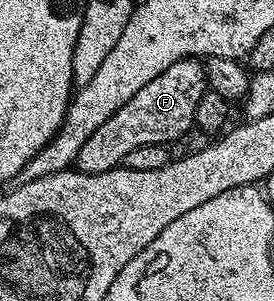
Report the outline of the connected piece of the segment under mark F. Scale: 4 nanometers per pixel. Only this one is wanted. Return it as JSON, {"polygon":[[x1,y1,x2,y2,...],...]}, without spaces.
{"polygon":[[183,58,177,64,169,64,161,76,149,80,134,96,121,104,89,140,85,140,81,152,77,152,75,166,86,174,109,172,116,169,141,144,172,144,187,129,195,126,195,109,201,96,208,90,207,72,204,63,197,58]]}

